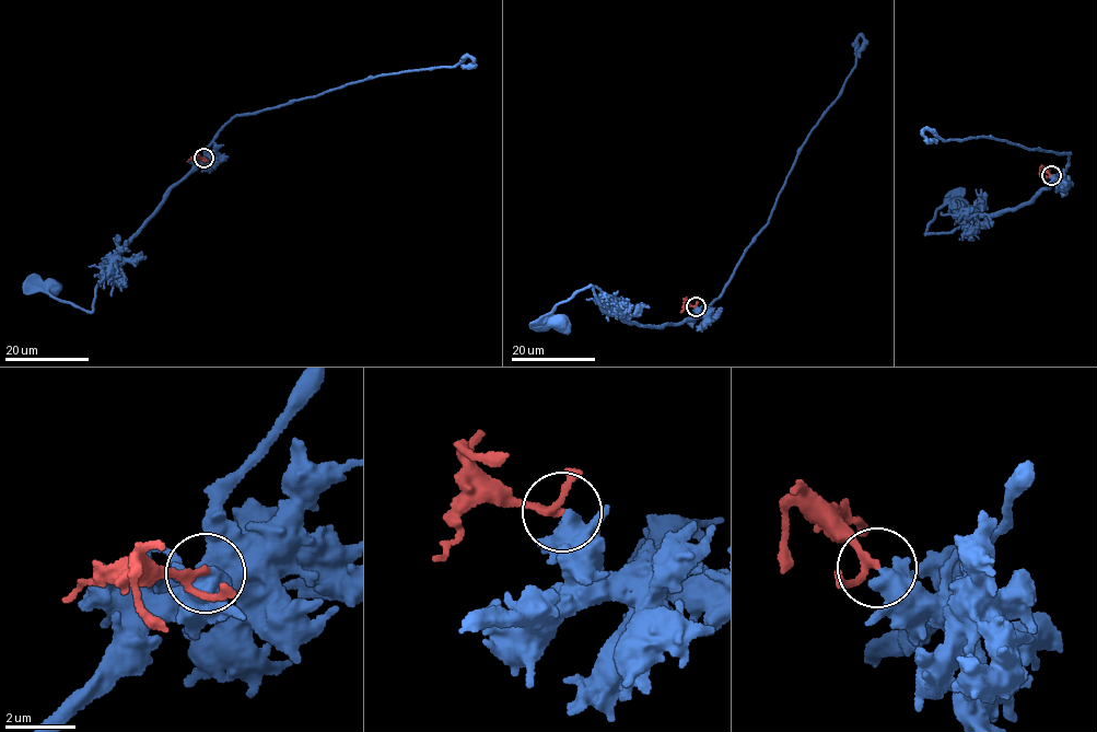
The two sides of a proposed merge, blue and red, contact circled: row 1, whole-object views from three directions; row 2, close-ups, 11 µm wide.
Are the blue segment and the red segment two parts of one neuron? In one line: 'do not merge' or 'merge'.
do not merge

